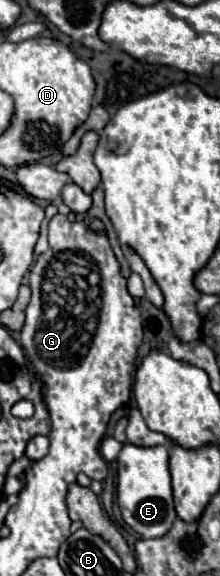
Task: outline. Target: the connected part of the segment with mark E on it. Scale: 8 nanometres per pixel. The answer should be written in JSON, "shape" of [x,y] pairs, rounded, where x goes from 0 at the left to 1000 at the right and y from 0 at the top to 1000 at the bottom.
{"shape":[[[559,769],[532,807],[532,873],[559,905],[650,932],[741,932],[805,898],[768,828],[768,776],[623,776]]]}

